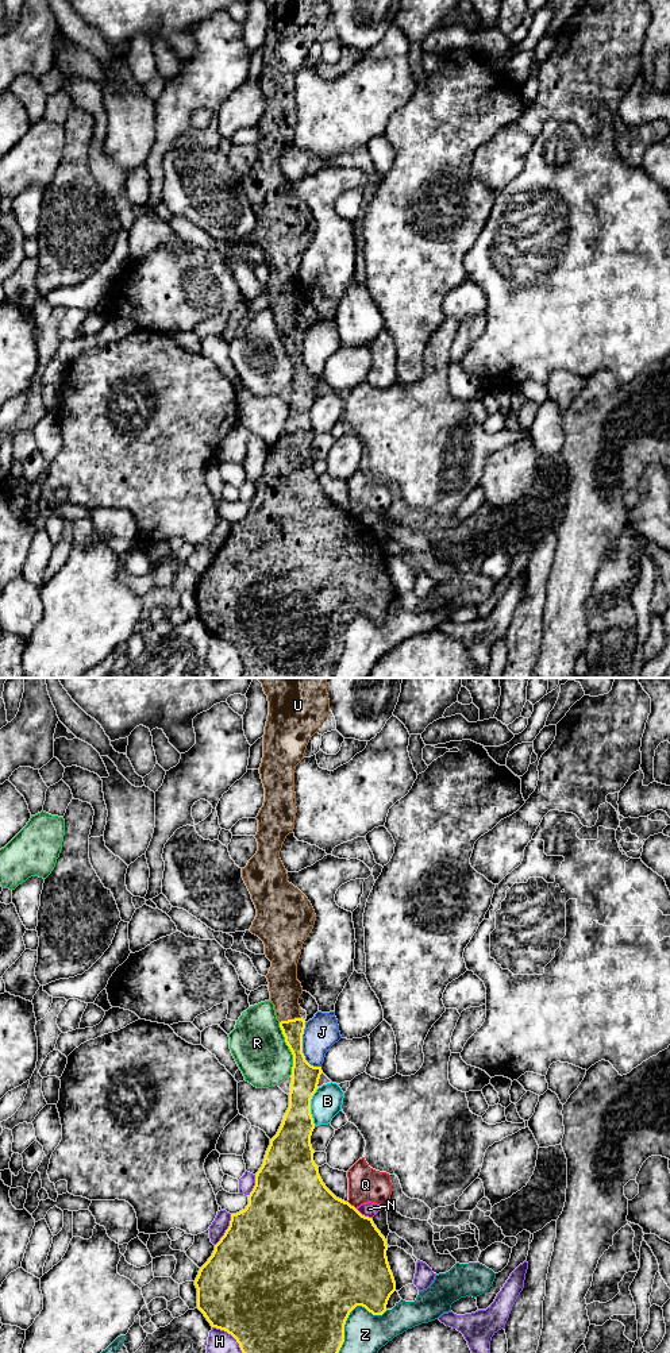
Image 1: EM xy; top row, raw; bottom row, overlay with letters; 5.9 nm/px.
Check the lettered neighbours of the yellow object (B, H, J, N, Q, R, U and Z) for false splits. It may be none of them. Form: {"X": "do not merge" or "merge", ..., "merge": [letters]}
{"B": "do not merge", "H": "do not merge", "J": "do not merge", "N": "do not merge", "Q": "do not merge", "R": "do not merge", "U": "merge", "Z": "do not merge", "merge": ["U"]}

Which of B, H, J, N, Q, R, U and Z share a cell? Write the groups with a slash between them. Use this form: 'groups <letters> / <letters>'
groups B / H R / J / N / Q / U / Z

